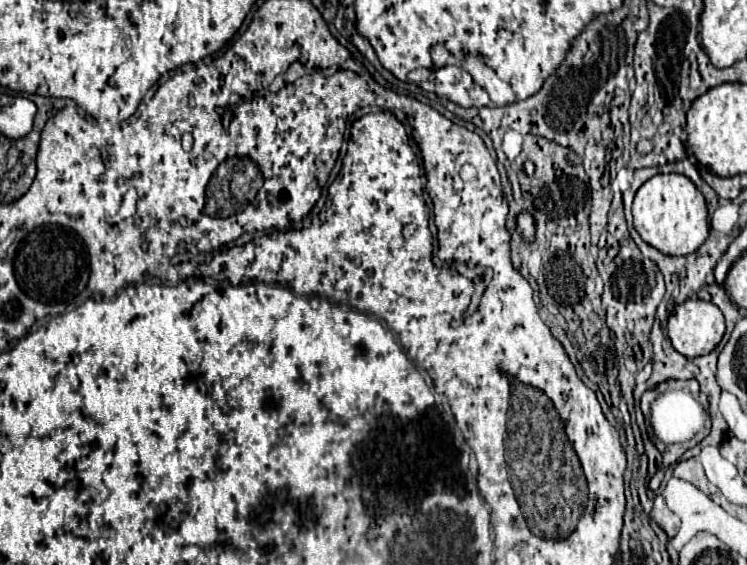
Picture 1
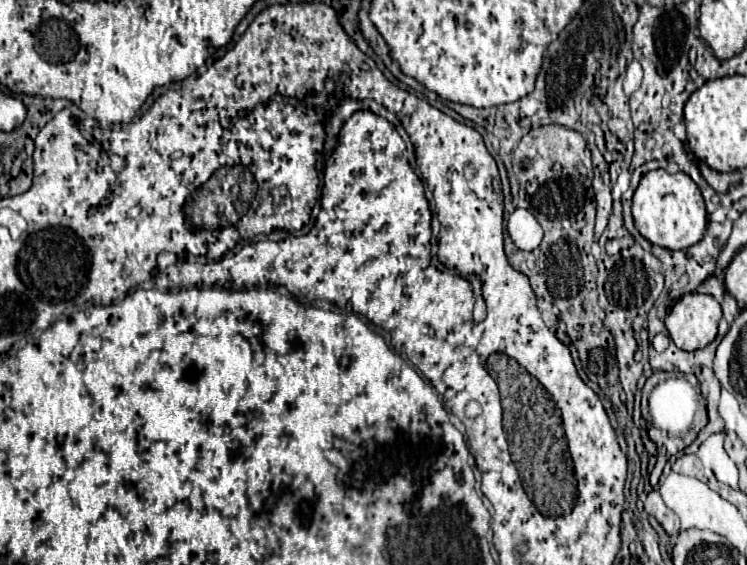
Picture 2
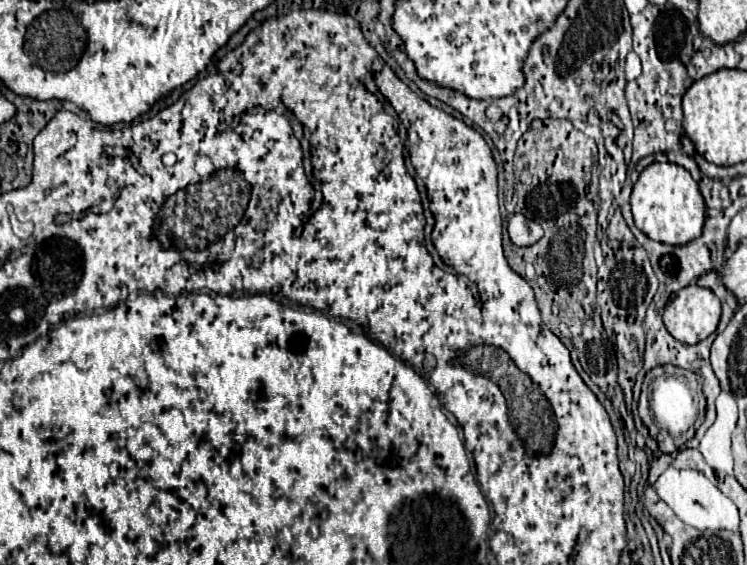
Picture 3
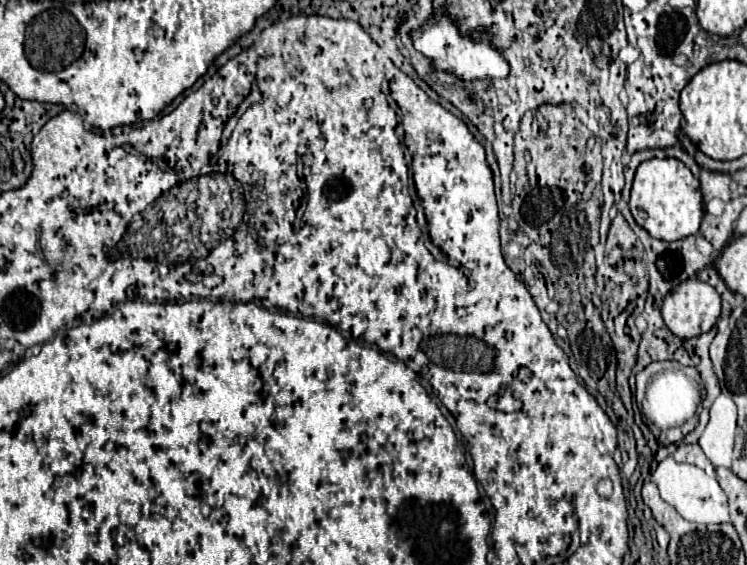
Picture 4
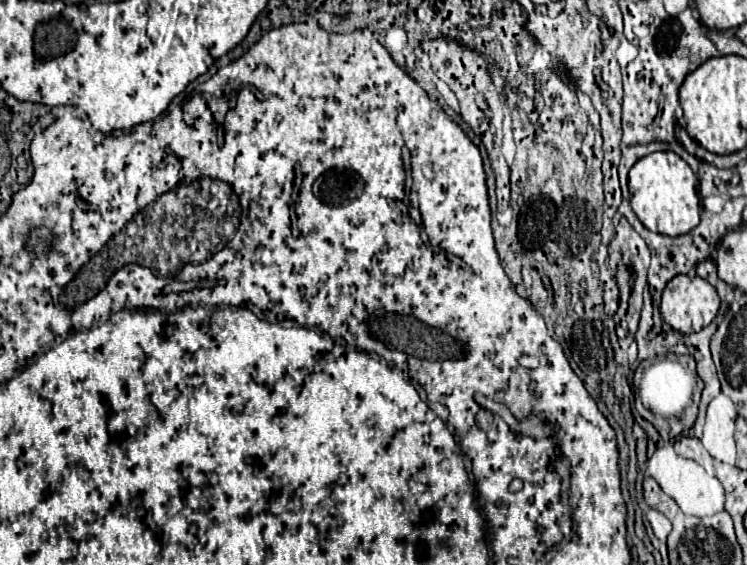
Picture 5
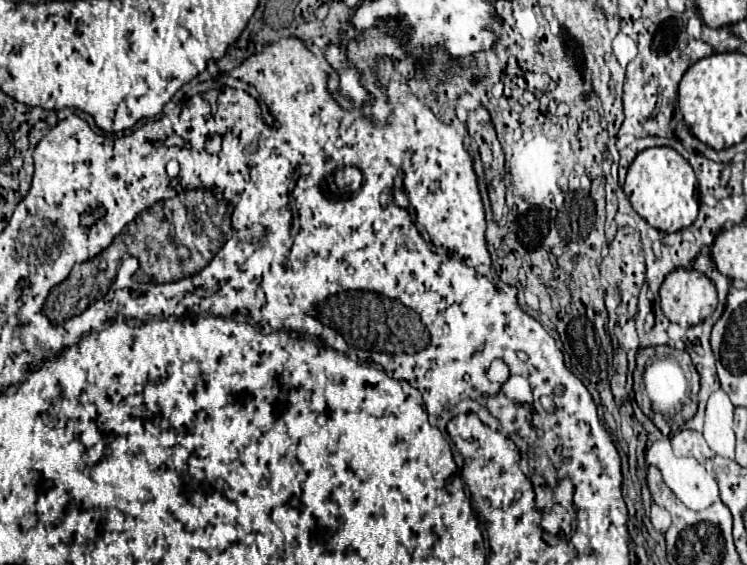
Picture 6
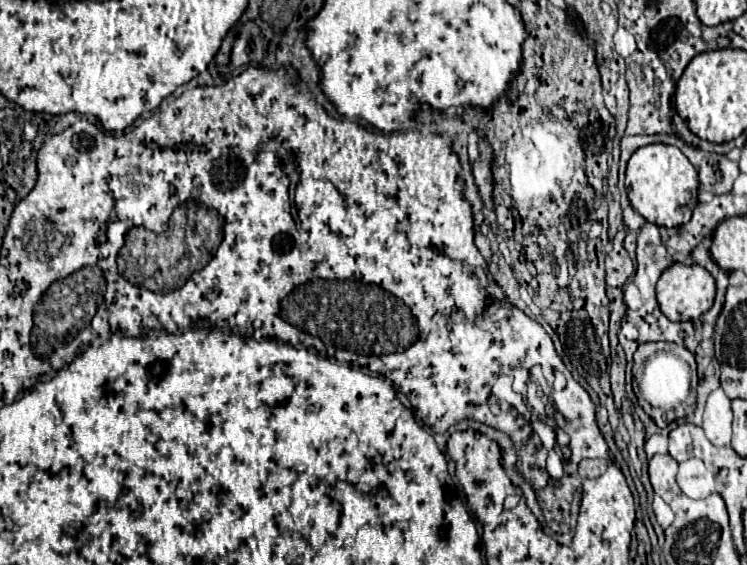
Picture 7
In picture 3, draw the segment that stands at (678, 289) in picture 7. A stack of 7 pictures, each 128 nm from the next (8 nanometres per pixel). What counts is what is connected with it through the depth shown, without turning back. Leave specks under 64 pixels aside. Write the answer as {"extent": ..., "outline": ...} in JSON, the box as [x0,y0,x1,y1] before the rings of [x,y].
{"extent":[664,286,720,344],"outline":[[[688,286],[676,292],[664,310],[668,332],[686,344],[708,338],[720,322],[720,300],[702,286]]]}

